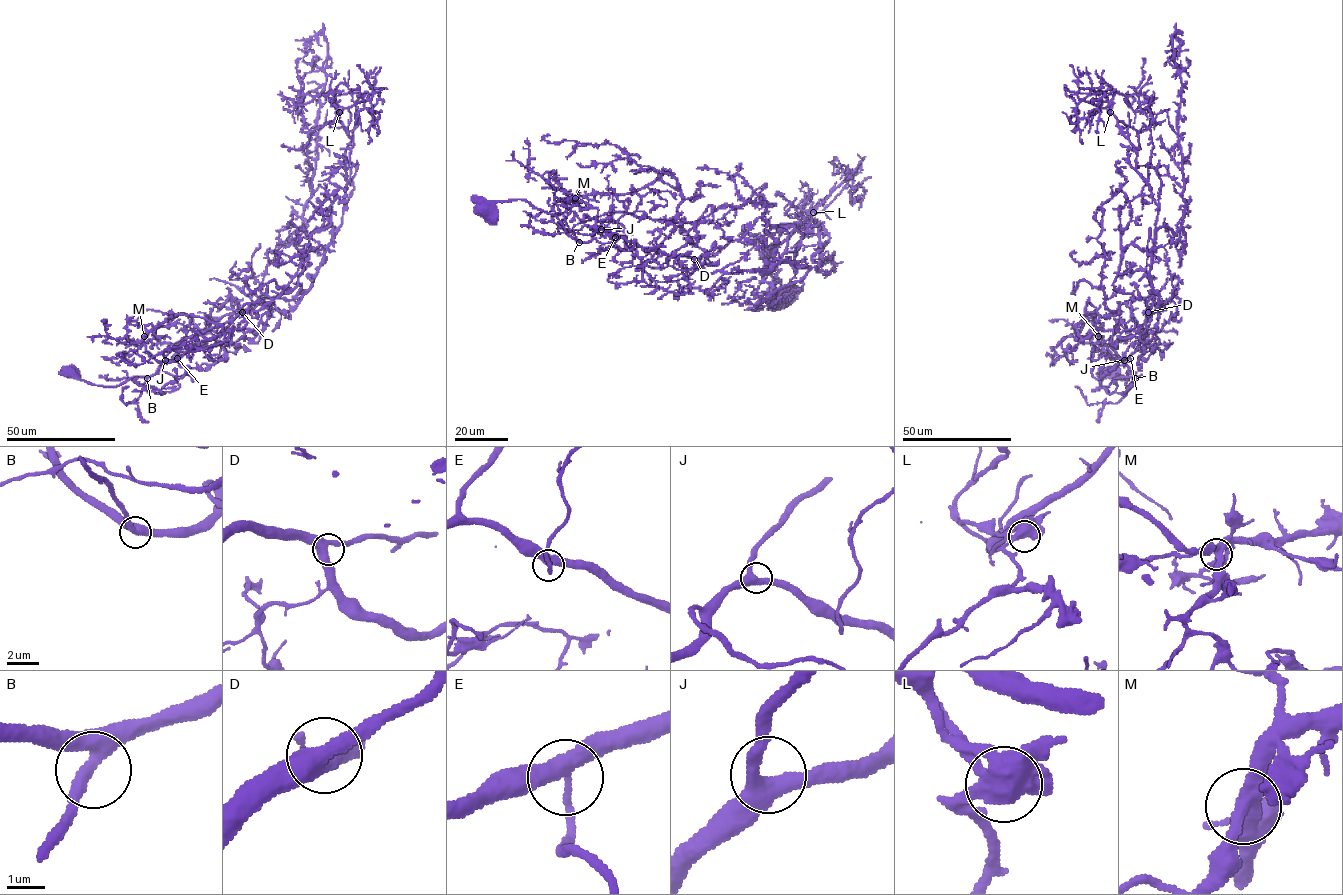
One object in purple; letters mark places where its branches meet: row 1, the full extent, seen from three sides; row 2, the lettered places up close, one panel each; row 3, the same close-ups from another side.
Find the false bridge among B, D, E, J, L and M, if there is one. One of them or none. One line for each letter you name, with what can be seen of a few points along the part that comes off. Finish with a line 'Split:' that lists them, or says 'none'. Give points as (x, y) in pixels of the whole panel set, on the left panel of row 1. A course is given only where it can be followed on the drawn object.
L: course (339, 113), (335, 104), (349, 108), (368, 100), (370, 114), (378, 126), (377, 136)
Split: L

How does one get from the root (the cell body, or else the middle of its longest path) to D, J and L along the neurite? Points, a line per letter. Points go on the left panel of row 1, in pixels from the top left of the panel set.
D: (67, 371), (104, 386), (116, 386), (134, 377), (153, 375), (167, 360), (216, 338), (242, 312)
J: (67, 371), (92, 384), (116, 386), (134, 377), (153, 375), (165, 360)
L: (67, 371), (116, 386), (153, 375), (258, 305), (289, 312), (341, 223), (353, 139), (339, 113)

